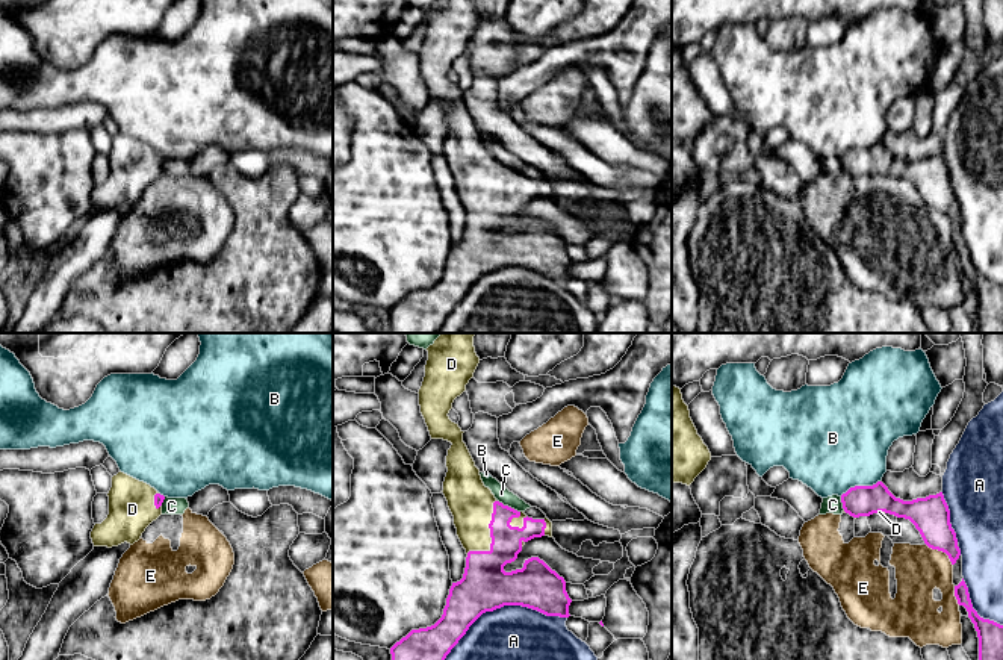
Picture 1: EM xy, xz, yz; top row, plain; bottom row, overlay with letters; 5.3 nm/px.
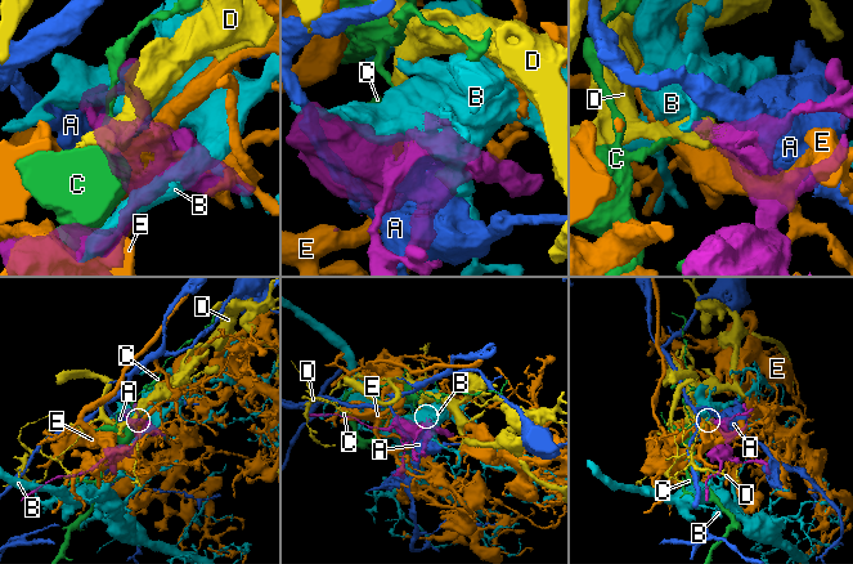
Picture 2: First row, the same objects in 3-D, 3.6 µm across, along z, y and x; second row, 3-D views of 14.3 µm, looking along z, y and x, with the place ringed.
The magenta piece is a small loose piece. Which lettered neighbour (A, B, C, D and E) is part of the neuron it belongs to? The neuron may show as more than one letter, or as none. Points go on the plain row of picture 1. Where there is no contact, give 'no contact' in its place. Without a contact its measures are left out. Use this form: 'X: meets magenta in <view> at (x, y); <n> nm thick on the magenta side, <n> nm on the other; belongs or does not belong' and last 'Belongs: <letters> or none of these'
A: meets magenta in xz at (495, 270); 260 nm thick on the magenta side, 500 nm on the other; does not belong
B: meets magenta in yz at (860, 147); 160 nm thick on the magenta side, 480 nm on the other; does not belong
C: meets magenta in xz at (507, 167); 160 nm thick on the magenta side, 80 nm on the other; does not belong
D: meets magenta in xz at (490, 197); 240 nm thick on the magenta side, 240 nm on the other; belongs
E: meets magenta in yz at (941, 211); 200 nm thick on the magenta side, 260 nm on the other; does not belong
Belongs: D

